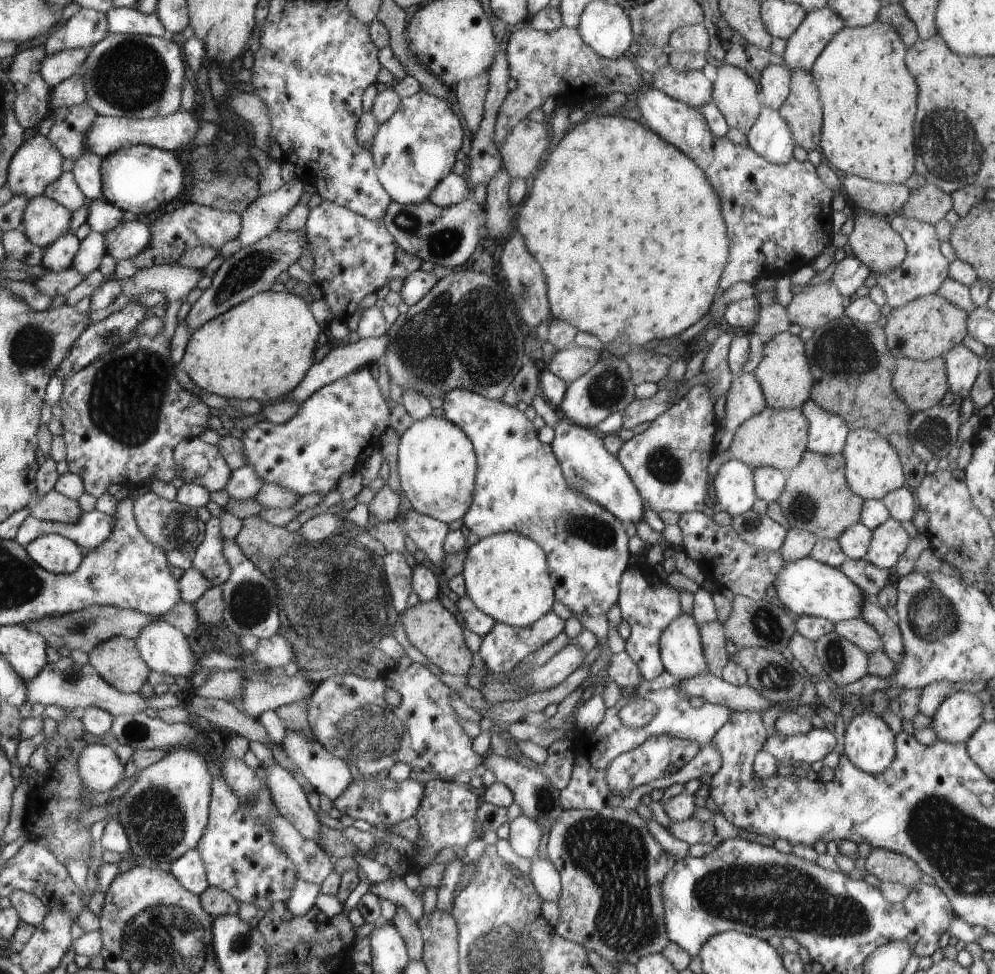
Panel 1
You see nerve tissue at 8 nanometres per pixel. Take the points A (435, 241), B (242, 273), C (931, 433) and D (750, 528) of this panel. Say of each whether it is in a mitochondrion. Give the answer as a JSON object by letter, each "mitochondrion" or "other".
{"A":"mitochondrion","B":"mitochondrion","C":"mitochondrion","D":"mitochondrion"}

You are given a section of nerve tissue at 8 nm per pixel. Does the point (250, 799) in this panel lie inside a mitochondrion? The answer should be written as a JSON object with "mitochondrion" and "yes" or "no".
{"mitochondrion":"yes"}

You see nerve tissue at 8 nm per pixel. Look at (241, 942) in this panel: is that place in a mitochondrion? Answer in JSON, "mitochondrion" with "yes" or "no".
{"mitochondrion":"yes"}

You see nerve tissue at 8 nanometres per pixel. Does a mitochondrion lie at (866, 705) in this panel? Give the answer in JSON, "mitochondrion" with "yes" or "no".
{"mitochondrion":"no"}

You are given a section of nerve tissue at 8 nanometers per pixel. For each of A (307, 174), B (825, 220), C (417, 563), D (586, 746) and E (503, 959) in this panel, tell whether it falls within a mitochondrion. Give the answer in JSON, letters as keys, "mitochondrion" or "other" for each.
{"A":"other","B":"other","C":"other","D":"other","E":"mitochondrion"}

